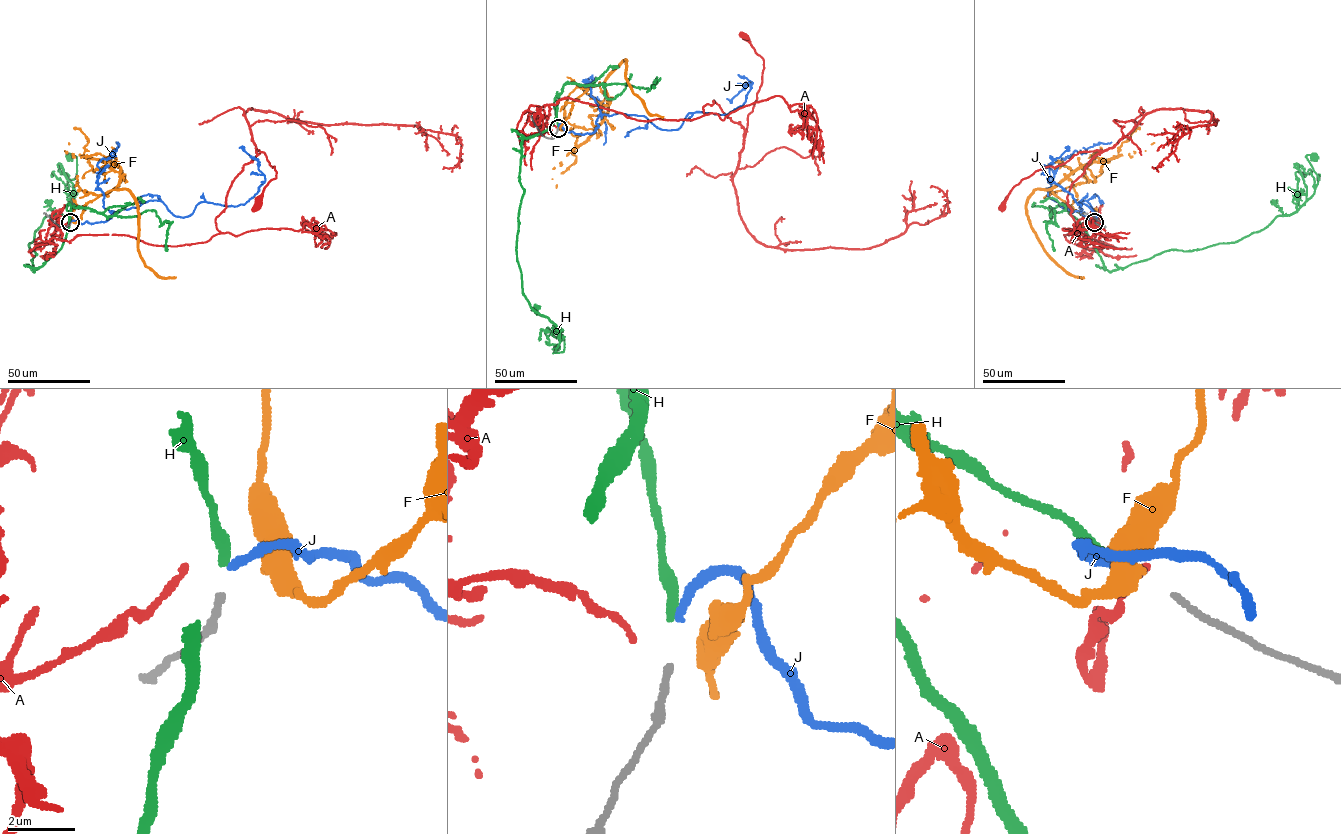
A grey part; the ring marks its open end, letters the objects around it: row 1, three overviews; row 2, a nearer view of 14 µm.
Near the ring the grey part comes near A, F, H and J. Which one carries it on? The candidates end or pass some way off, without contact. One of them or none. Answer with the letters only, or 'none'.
H

